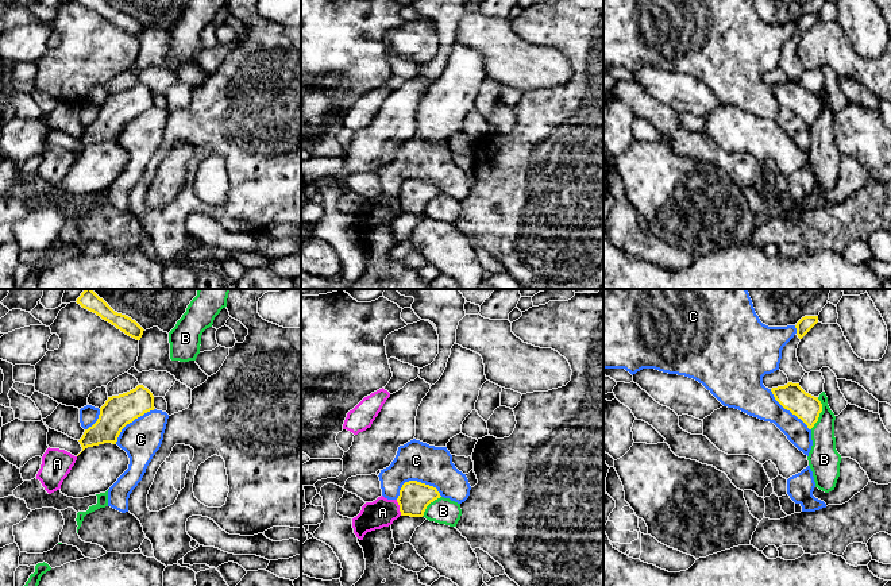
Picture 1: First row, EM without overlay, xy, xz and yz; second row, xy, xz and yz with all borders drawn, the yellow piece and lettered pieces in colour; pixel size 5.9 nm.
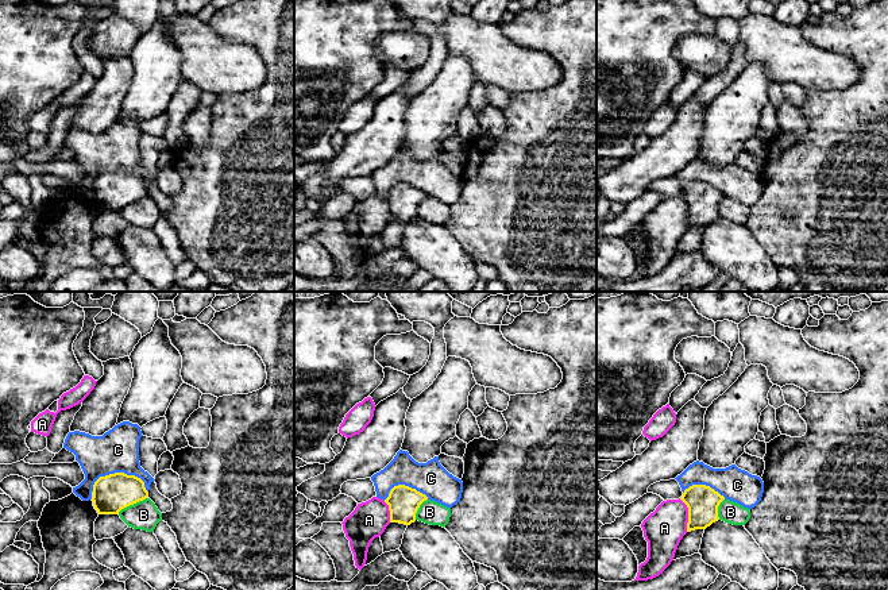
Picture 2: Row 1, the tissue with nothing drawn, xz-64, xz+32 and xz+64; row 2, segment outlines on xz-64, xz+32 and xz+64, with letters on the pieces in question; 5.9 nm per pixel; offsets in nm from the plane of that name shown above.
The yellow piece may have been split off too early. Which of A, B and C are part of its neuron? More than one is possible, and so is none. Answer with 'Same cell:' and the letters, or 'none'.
Same cell: none

